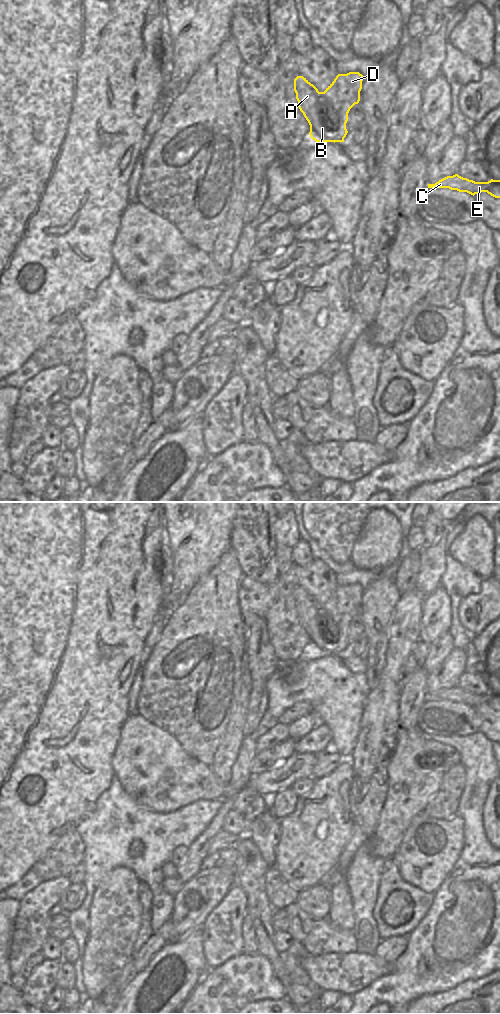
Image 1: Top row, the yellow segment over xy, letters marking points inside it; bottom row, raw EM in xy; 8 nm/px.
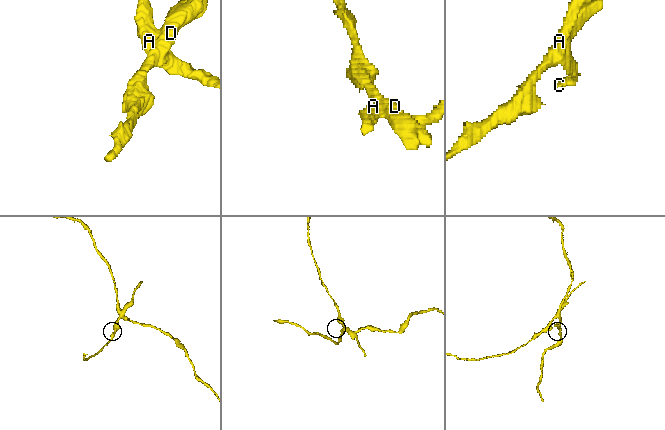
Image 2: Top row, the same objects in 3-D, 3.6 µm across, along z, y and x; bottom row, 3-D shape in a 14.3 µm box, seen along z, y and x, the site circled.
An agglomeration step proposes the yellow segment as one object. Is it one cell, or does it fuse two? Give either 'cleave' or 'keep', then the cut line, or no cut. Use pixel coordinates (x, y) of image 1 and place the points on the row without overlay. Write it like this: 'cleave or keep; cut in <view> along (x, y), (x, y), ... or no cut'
cleave; cut in xy along (325, 614), (324, 625), (331, 633), (332, 640), (336, 642)

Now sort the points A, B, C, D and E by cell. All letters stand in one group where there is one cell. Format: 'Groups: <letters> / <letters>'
Groups: A C E / B D.

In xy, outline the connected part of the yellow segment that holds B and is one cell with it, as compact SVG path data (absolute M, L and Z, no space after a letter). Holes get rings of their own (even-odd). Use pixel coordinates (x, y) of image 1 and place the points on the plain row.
M359 584L338 586L323 604L320 619L309 624L303 624L310 637L309 647L313 652L325 652L333 648L337 650L346 649L348 625L360 613L363 591L364 588ZM325 615L329 616L338 627L340 637L337 642L332 641L333 635L324 625Z

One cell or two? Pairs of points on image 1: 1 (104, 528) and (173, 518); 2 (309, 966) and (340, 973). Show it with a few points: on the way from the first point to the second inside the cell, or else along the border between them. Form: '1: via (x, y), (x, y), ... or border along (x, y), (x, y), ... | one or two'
1: border along (161, 512), (164, 543) | two
2: via (317, 967), (332, 972) | one

